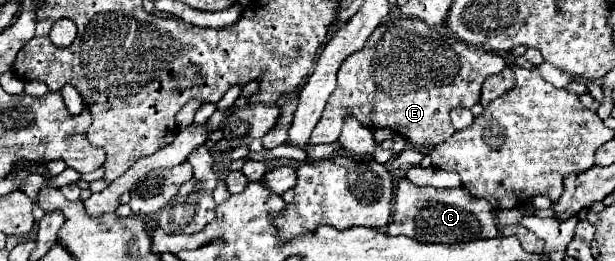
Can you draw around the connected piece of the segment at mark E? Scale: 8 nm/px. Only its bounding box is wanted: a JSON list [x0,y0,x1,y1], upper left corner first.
[311,19,505,145]

